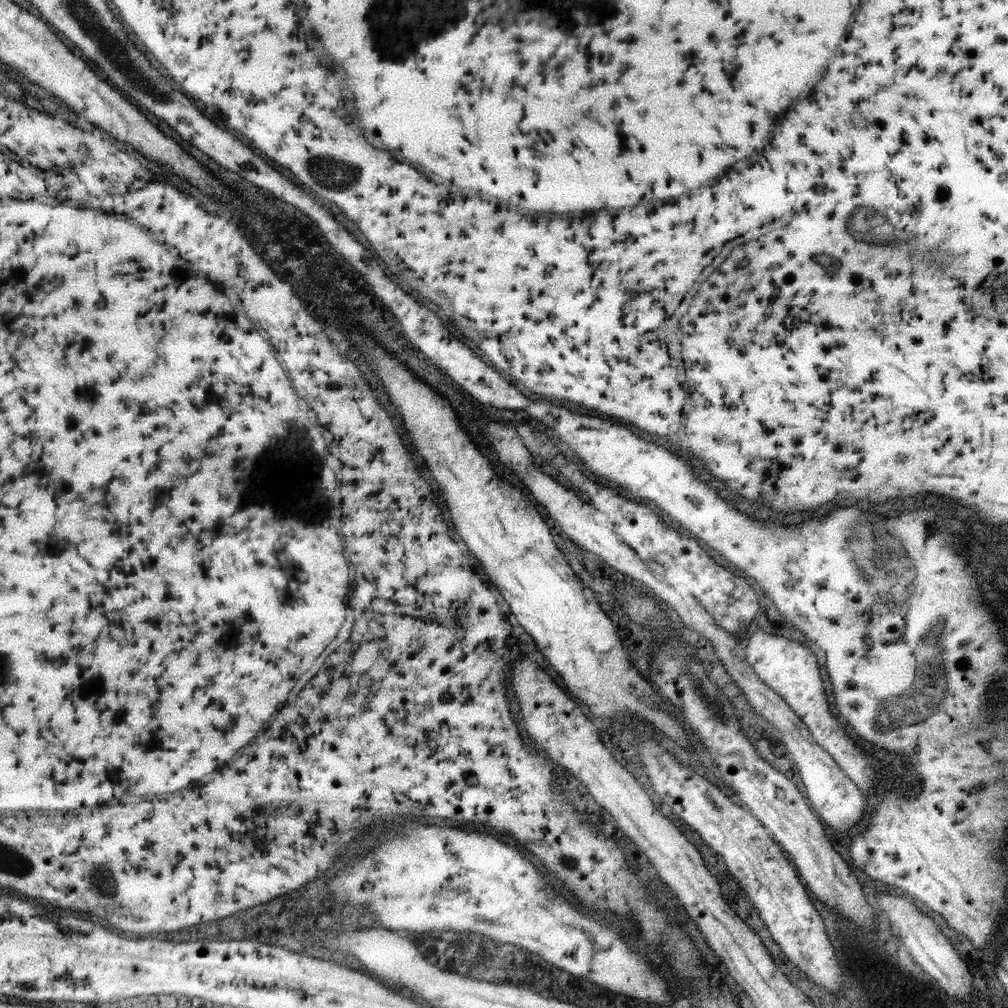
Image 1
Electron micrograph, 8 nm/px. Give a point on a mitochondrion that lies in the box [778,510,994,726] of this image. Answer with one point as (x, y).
(881, 561)

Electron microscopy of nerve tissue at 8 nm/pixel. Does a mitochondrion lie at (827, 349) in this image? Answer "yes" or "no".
no

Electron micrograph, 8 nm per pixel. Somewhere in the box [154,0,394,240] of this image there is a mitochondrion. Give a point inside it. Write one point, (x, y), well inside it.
(332, 175)

